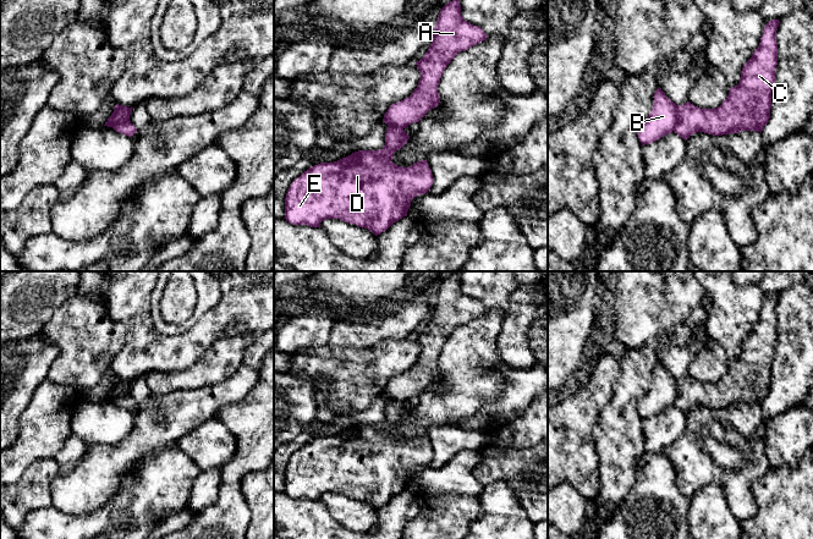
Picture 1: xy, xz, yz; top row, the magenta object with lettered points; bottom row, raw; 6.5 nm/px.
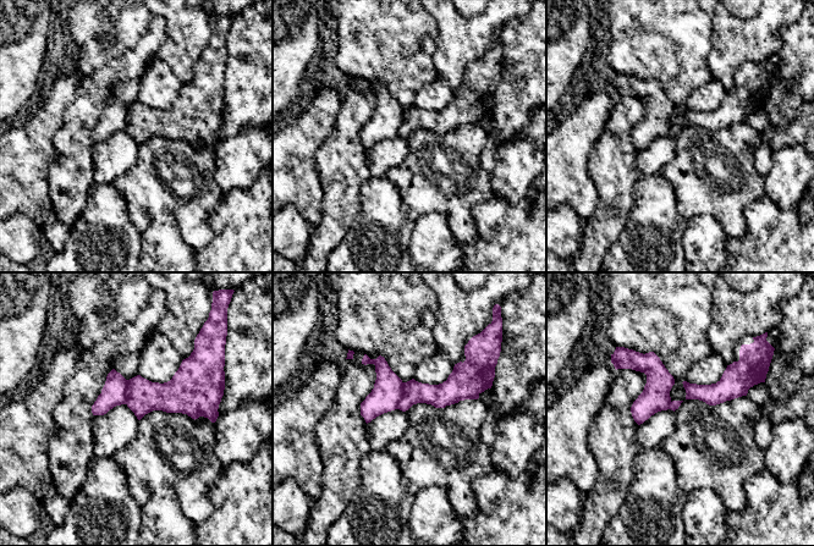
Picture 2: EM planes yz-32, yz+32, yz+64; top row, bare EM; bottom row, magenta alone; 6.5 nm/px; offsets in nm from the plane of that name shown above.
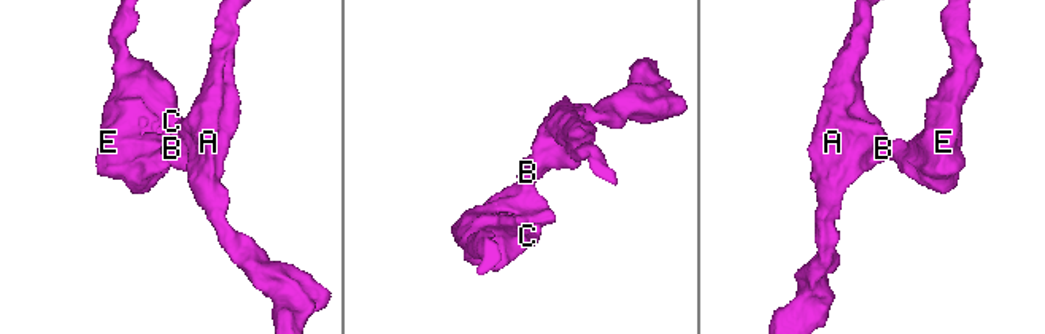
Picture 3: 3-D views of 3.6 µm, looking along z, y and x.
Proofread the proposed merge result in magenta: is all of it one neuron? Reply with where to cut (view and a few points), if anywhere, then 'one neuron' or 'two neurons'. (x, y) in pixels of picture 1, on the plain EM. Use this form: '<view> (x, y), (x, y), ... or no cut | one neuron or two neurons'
yz (677, 380), (677, 396), (673, 403) | two neurons

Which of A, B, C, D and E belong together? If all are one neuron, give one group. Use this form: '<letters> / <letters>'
A B / C D E

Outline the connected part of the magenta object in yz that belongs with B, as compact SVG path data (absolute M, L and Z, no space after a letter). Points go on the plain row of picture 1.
M659 361L654 367L653 383L638 405L638 412L642 419L653 417L671 407L676 397L677 379Z

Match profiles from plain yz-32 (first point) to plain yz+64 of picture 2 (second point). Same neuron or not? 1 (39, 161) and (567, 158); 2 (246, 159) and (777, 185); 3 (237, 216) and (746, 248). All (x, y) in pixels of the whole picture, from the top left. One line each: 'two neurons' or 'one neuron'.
1: one neuron
2: one neuron
3: one neuron

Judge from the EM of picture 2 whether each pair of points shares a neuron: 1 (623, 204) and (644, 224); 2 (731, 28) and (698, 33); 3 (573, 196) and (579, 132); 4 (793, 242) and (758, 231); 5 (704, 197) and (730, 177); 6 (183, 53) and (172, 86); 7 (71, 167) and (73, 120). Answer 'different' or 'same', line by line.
1: different
2: different
3: same
4: same
5: same
6: different
7: same

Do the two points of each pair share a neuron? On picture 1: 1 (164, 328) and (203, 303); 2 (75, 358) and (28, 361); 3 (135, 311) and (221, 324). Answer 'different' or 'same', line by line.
1: same
2: different
3: same

